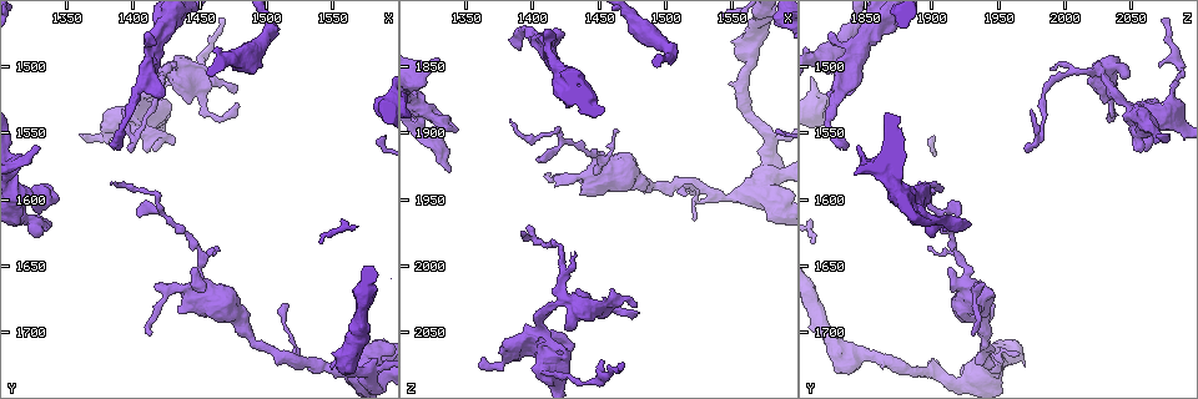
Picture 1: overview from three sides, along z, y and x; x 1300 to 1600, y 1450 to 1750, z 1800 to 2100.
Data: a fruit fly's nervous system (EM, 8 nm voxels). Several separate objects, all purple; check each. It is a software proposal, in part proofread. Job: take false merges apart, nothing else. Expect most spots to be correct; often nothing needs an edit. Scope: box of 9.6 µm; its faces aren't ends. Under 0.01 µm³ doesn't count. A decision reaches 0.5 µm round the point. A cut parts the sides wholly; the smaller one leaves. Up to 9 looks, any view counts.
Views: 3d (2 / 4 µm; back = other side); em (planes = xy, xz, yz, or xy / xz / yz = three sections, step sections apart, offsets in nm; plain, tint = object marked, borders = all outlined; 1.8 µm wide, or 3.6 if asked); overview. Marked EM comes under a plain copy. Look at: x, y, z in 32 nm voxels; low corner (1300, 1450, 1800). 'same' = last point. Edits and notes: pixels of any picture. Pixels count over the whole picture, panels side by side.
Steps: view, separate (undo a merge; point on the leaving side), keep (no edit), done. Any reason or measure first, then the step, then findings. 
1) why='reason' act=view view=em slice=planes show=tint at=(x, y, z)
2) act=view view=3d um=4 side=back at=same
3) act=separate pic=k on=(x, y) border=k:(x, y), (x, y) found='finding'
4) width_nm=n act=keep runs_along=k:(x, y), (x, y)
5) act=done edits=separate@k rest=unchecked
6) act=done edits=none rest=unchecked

why='calibre changes' act=view view=3d um=4 at=(1522, 1722, 1940)

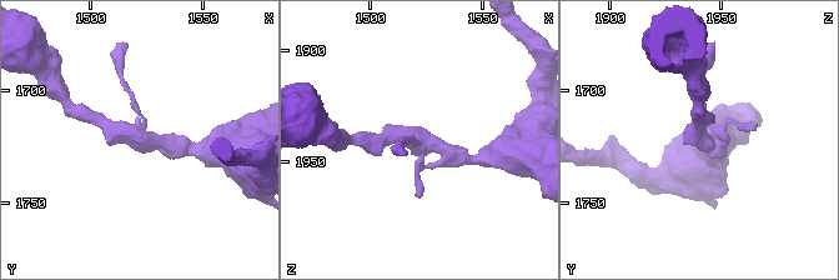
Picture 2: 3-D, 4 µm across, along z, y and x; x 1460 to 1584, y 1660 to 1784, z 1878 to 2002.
why='now the EM' act=view view=em slice=xy step=4 show=tint at=(1520, 1721, 1941)

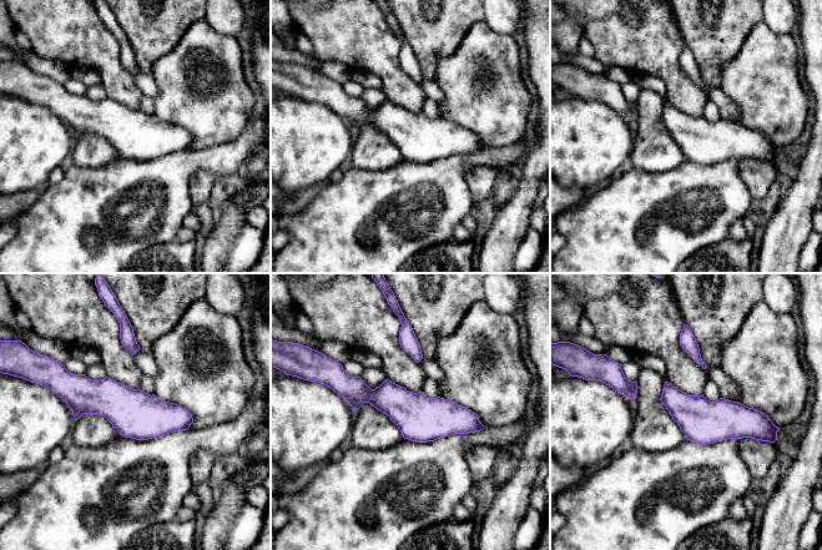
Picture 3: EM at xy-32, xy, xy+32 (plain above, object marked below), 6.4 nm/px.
why='another direction' act=view view=em slice=planes show=borders at=same

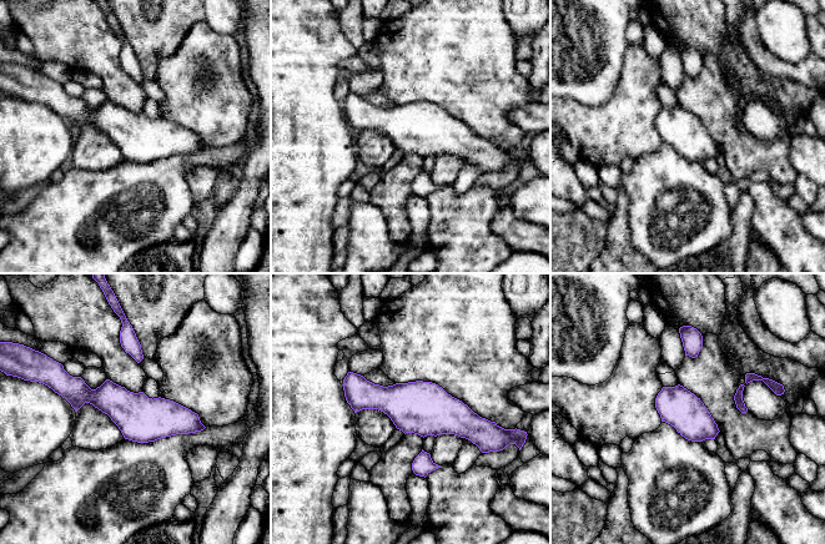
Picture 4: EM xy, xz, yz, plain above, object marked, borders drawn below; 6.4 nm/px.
width_nm=260 act=keep runs_along=4:(346, 382), (362, 394), (484, 427) found='one neuron here'

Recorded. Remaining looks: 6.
act=view view=3d um=4 at=(1584, 1722, 1948)

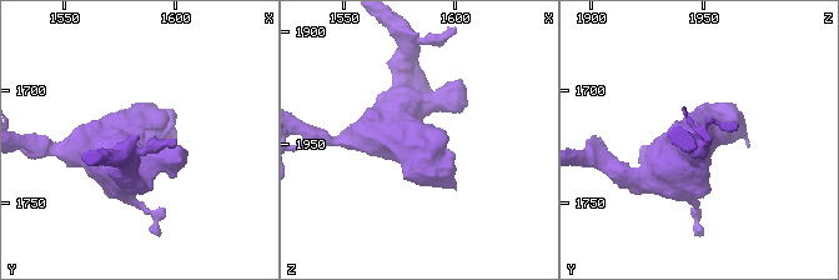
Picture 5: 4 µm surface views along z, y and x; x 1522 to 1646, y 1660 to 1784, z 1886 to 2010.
why='now the EM' act=view view=em um=3.6 slice=xz step=4 show=tint at=(1585, 1720, 1948)

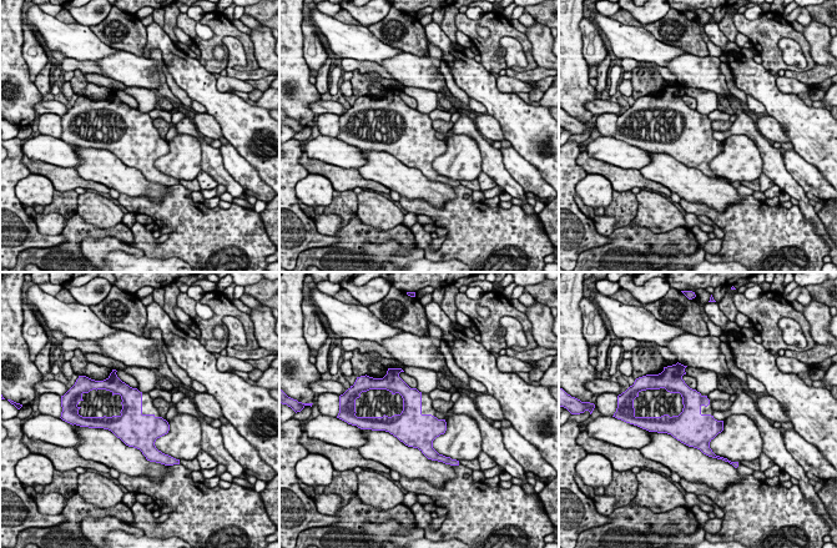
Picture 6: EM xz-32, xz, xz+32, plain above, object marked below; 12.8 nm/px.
act=view view=em um=3.6 slice=planes show=tint at=same

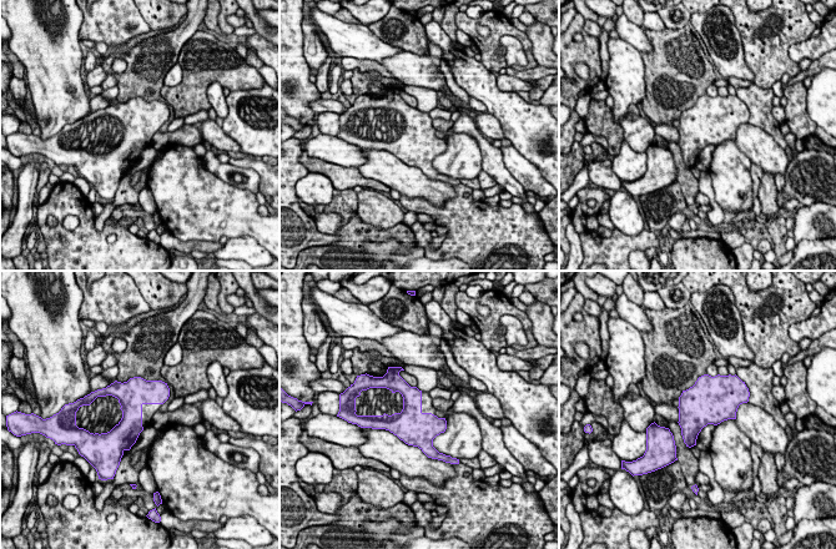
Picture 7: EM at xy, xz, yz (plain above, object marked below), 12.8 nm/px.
act=keep found='continuous, no second neuron'

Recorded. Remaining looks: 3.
why='branch point' act=view view=em slice=planes show=borders at=(1322, 1616, 1904)

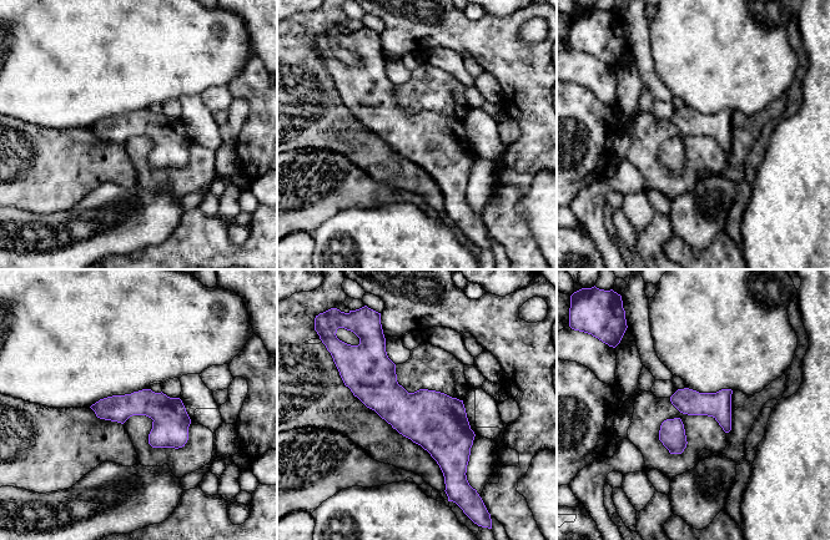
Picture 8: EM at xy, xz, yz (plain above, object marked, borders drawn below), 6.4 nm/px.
act=keep runs_along=8:(378, 346), (378, 382), (456, 473) found='continuous, no second neuron'

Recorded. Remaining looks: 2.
why='calibre changes' act=view view=em um=3.6 slice=planes show=tint at=(1422, 1470, 1858)

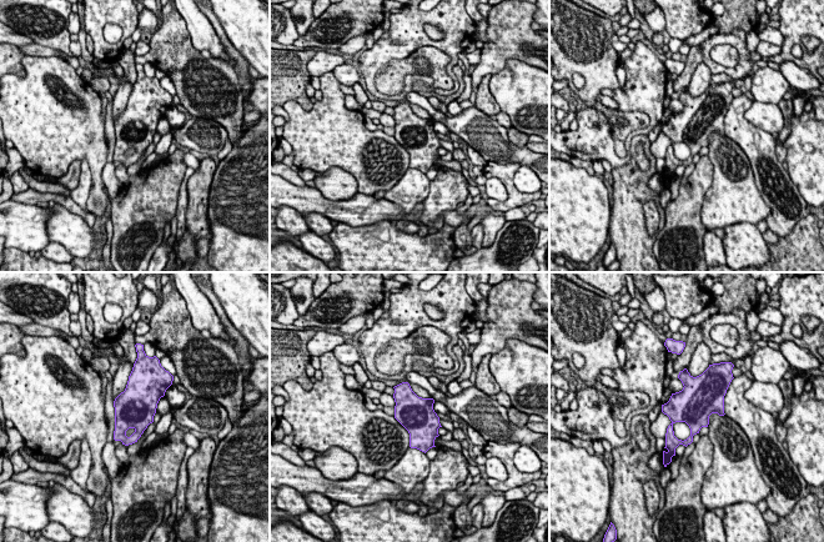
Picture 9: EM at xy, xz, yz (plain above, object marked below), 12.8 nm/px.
act=keep found='one neuron here'

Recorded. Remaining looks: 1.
act=done edits=none rest=unchecked

